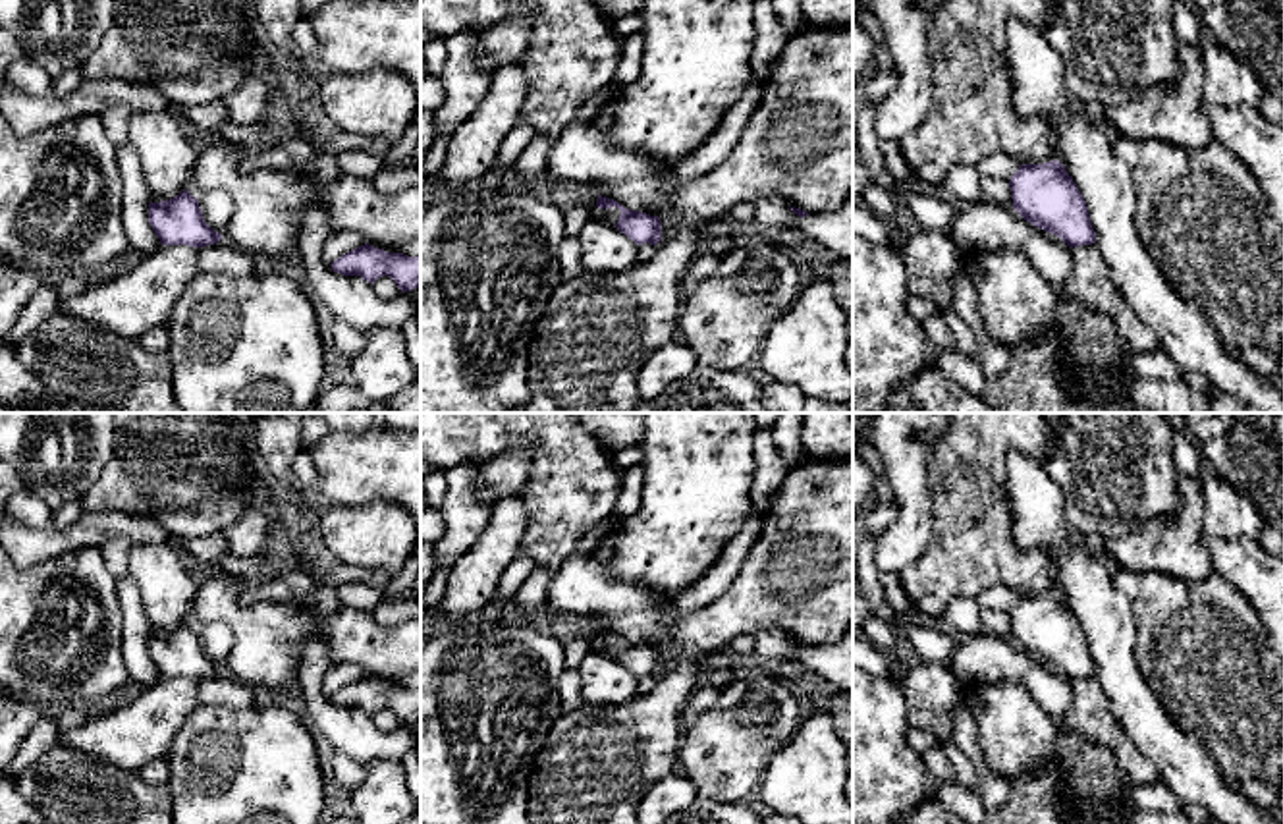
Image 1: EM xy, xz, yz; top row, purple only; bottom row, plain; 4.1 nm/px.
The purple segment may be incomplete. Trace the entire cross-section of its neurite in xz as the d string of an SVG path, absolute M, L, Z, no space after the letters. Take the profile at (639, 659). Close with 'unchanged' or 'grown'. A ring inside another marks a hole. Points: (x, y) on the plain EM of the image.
M598 627L598 641L619 641L621 646L617 650L615 660L633 672L637 677L650 675L656 677L662 672L662 654L658 648L650 648L646 645L629 643L614 631Z; unchanged

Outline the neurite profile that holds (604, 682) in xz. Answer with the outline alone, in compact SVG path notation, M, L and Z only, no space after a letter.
M590 650L577 672L583 677L585 704L623 704L639 695L637 675L608 656Z

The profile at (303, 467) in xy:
M301 450L291 461L291 473L295 479L297 490L307 490L316 486L318 473L313 455L309 450Z

